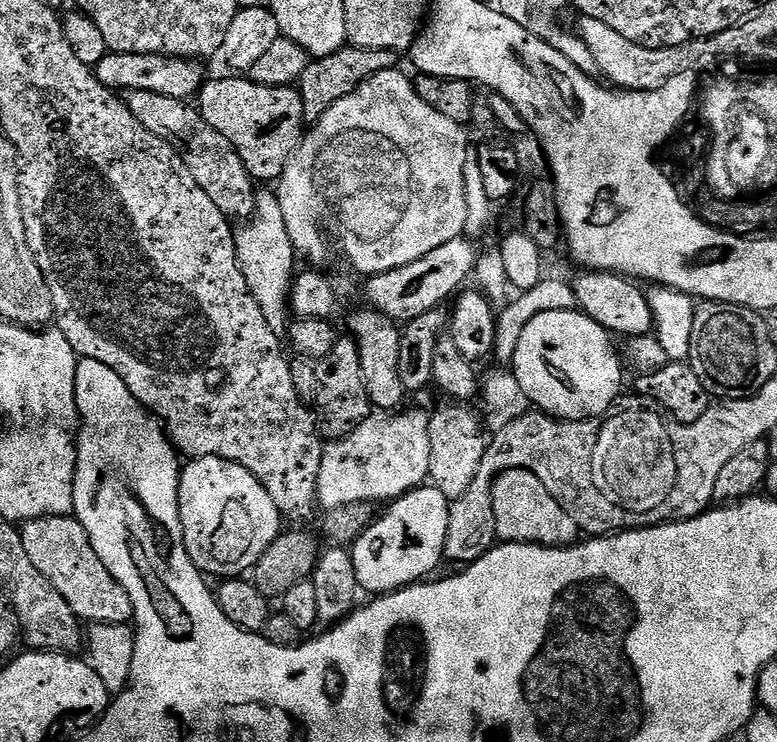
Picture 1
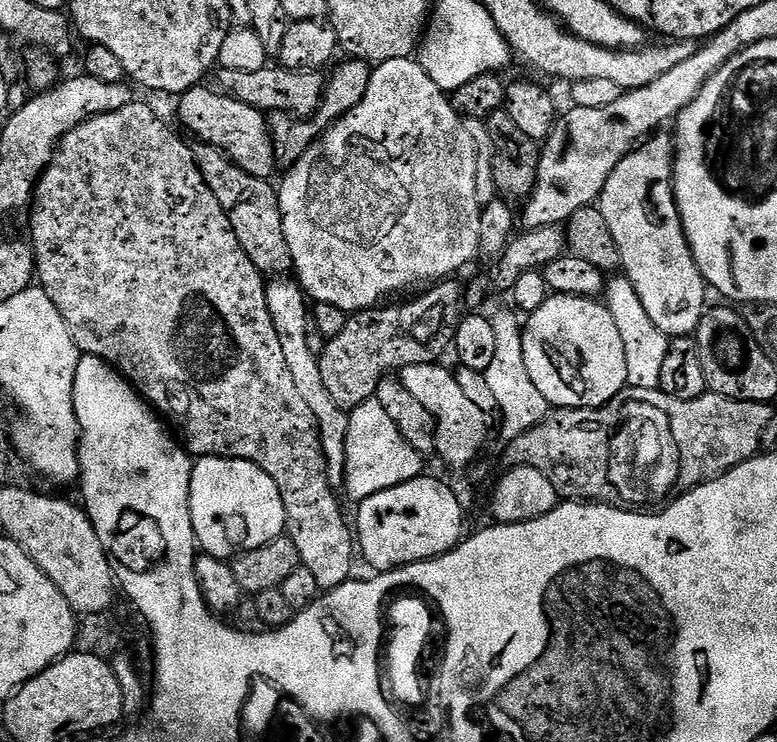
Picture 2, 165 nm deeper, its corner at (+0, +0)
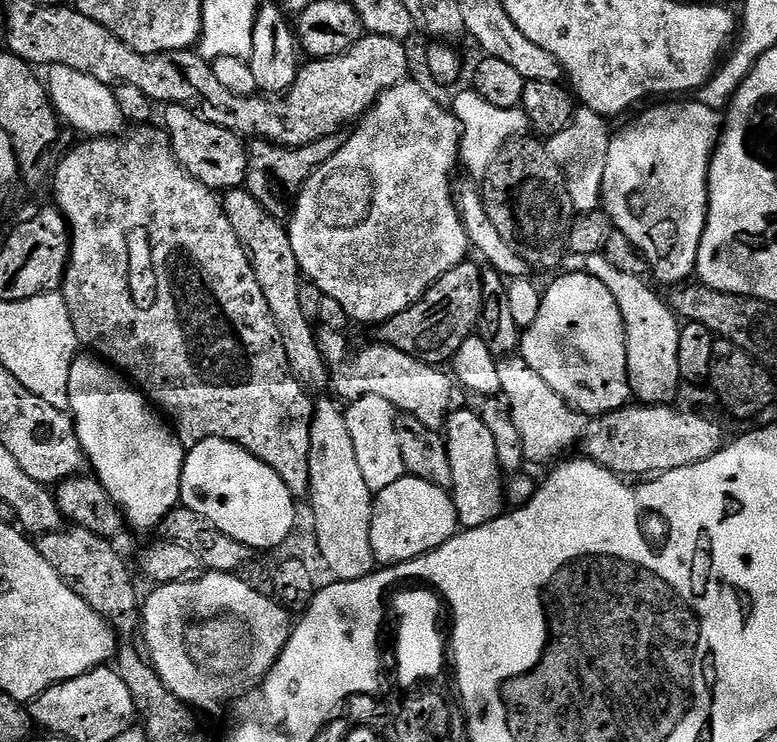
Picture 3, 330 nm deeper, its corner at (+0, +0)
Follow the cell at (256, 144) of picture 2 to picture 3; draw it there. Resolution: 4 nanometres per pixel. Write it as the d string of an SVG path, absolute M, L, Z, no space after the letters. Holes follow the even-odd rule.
M169 104L163 109L163 127L172 143L178 162L207 188L231 190L245 187L248 179L248 149L241 137L230 130L211 124L203 116L192 111L185 104Z

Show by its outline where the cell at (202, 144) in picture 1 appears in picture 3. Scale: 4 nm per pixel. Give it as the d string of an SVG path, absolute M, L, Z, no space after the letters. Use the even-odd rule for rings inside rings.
M247 187L225 191L222 203L226 218L230 218L230 226L234 226L234 234L238 234L244 253L252 263L258 286L262 286L266 306L270 306L270 314L278 326L278 334L282 338L288 367L292 369L293 376L305 389L327 389L330 384L330 369L320 349L317 329L314 324L312 329L312 324L304 313L304 300L300 297L302 273L298 258L294 258L294 246L290 246L287 227L277 217L269 214L262 202L248 193Z

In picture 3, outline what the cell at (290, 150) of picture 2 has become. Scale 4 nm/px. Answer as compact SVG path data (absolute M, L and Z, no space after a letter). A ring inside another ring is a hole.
M343 131L330 134L326 138L318 138L318 142L310 142L301 148L286 148L283 144L273 144L270 140L253 139L248 149L248 193L277 218L291 217L293 205L304 184L322 165L330 162L338 150L342 150L346 139Z

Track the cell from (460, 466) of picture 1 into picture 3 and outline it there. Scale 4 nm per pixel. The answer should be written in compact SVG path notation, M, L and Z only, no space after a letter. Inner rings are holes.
M320 328L318 332L320 349L330 369L330 384L333 389L336 387L335 395L341 401L351 402L359 400L361 396L381 396L401 413L418 418L418 422L428 428L440 430L445 427L445 421L454 408L454 380L447 371L429 364L423 358L417 358L411 352L390 348L383 342L375 342L369 348L362 349L352 360L348 353L348 338L325 328Z

